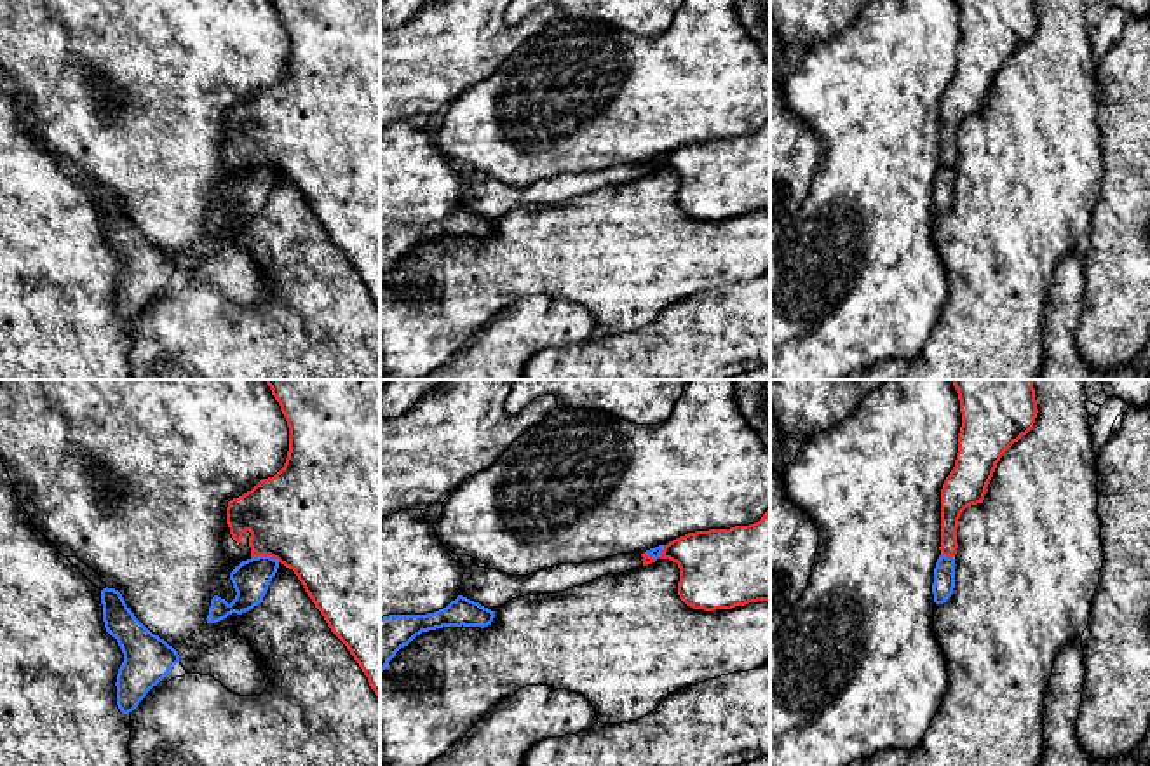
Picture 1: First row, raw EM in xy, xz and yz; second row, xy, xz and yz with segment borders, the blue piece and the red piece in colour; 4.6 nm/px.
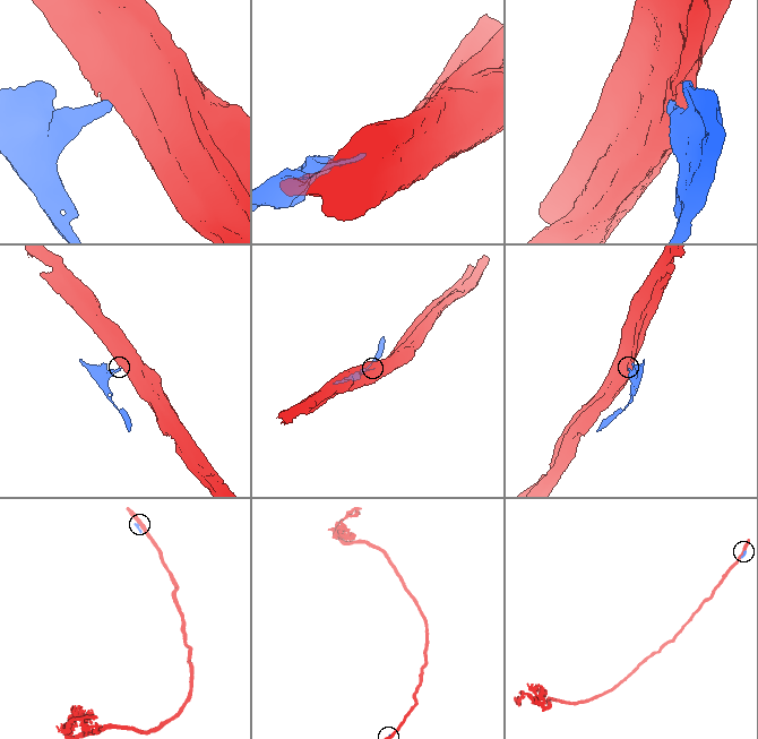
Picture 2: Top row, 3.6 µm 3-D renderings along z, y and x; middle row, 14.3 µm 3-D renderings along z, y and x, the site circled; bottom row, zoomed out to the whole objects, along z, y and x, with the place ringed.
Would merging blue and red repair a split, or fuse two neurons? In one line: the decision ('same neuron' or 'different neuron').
different neuron

